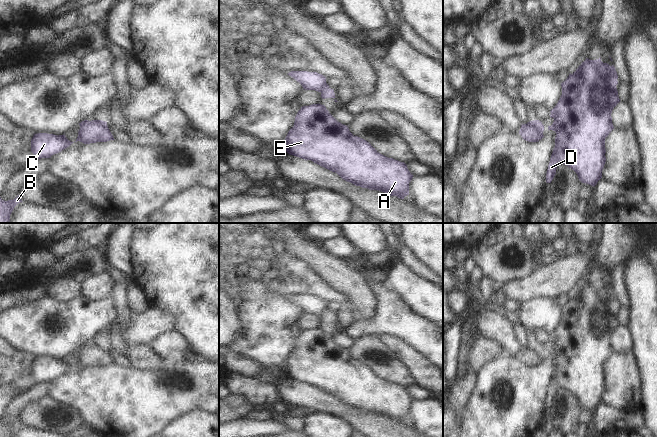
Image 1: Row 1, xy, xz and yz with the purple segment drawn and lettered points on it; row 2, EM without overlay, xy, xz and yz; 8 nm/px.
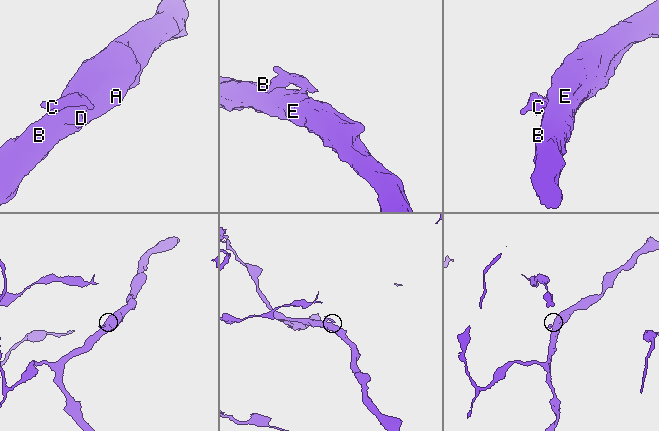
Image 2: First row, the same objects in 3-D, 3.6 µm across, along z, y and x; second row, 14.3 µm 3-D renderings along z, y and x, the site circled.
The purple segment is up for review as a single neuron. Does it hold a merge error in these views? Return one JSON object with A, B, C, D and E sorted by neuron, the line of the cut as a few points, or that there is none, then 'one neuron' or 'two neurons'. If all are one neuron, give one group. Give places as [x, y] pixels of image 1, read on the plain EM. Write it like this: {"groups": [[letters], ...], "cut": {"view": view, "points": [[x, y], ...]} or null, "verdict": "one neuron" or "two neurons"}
{"groups": [["A", "B", "D", "E"], ["C"]], "cut": {"view": "yz", "points": [[532, 345], [532, 348], [541, 356]]}, "verdict": "two neurons"}

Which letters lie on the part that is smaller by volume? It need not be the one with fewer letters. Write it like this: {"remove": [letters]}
{"remove": ["C"]}

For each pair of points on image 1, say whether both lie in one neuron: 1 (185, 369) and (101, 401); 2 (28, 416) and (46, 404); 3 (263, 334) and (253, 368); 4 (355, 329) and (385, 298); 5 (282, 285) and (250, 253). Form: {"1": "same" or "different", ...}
{"1": "same", "2": "same", "3": "different", "4": "same", "5": "same"}

